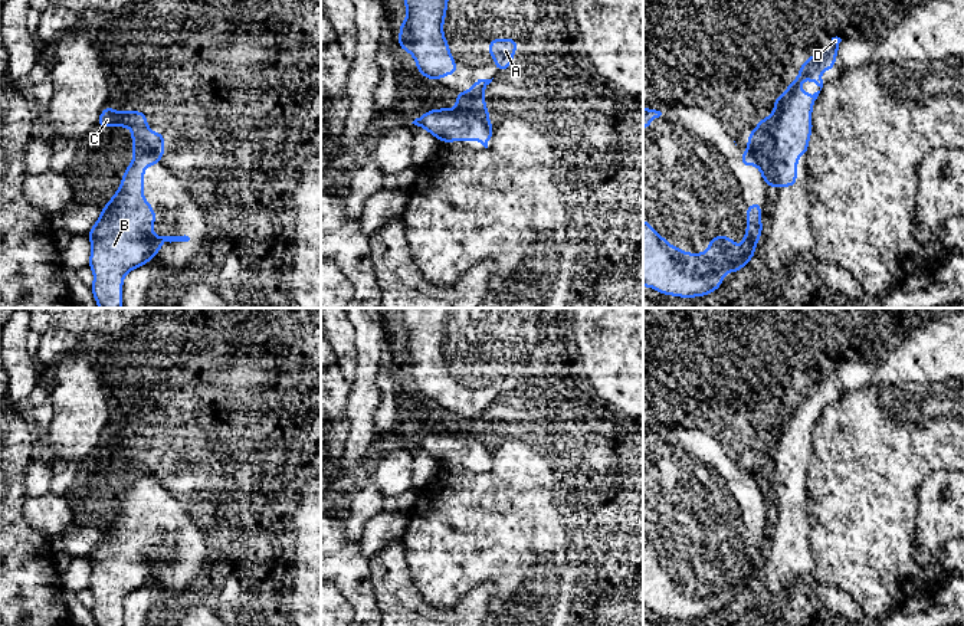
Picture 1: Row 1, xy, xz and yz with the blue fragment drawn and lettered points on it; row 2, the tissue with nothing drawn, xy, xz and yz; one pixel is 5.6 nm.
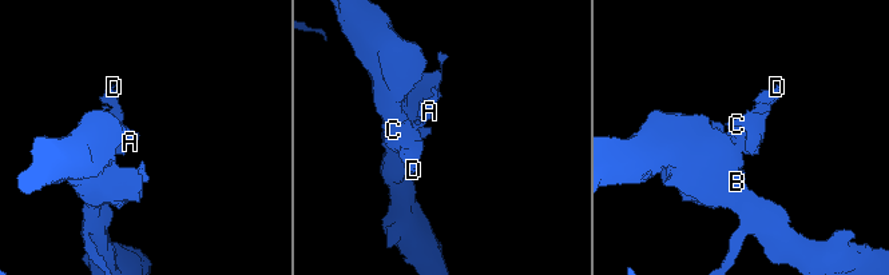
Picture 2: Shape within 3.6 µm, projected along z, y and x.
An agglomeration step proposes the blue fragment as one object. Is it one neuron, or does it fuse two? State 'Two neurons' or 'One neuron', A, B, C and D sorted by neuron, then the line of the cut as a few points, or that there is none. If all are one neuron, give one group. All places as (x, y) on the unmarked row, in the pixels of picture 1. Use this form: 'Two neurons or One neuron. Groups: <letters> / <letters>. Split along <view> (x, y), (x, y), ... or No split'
Two neurons. Groups: A B / C D. Split along xy (137, 479), (160, 482)

